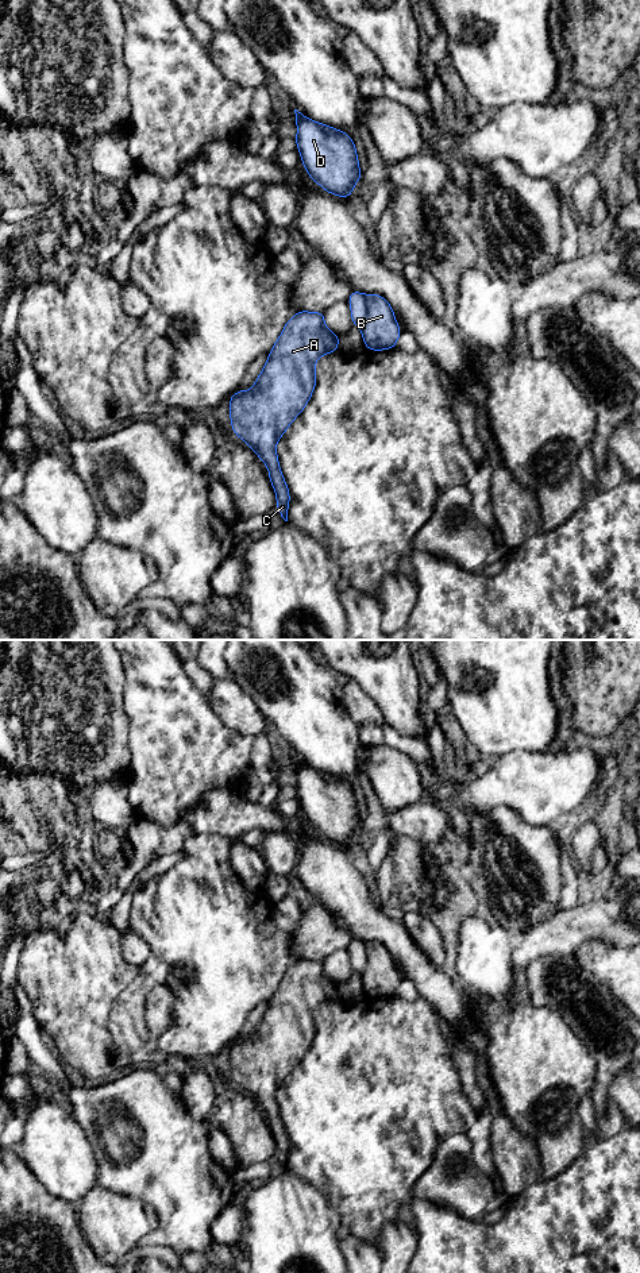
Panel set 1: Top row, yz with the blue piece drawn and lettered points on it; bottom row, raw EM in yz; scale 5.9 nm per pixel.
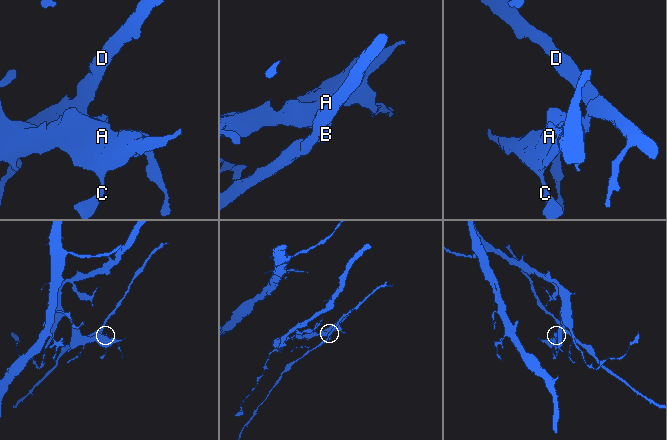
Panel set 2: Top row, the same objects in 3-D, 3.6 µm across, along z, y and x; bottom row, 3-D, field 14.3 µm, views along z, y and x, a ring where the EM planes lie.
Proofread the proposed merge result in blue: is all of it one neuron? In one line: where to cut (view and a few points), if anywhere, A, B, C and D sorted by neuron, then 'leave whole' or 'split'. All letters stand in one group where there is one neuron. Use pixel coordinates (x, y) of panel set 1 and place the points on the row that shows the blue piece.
yz (365, 294), (365, 320), (361, 327) | A C / B D | split

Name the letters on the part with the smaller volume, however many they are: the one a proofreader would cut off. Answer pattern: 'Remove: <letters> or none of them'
Remove: B, D

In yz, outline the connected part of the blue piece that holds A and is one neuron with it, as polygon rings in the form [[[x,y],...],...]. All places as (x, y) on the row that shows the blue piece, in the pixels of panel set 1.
[[[298,310],[285,324],[254,386],[247,391],[238,389],[230,398],[232,429],[267,466],[278,513],[285,521],[290,495],[279,468],[275,444],[312,397],[316,386],[316,360],[323,354],[338,352],[339,337],[327,328],[323,312]]]

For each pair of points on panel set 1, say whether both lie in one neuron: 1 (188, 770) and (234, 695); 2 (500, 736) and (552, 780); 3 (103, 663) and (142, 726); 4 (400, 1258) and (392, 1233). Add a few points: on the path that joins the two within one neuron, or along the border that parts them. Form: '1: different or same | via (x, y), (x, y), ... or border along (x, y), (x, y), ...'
1: different | border along (205, 695), (215, 714), (228, 728), (247, 736)
2: different | border along (546, 749), (509, 751), (497, 759)
3: different | border along (122, 666), (124, 676), (124, 714), (128, 728)
4: same | via (397, 1252), (397, 1239)

